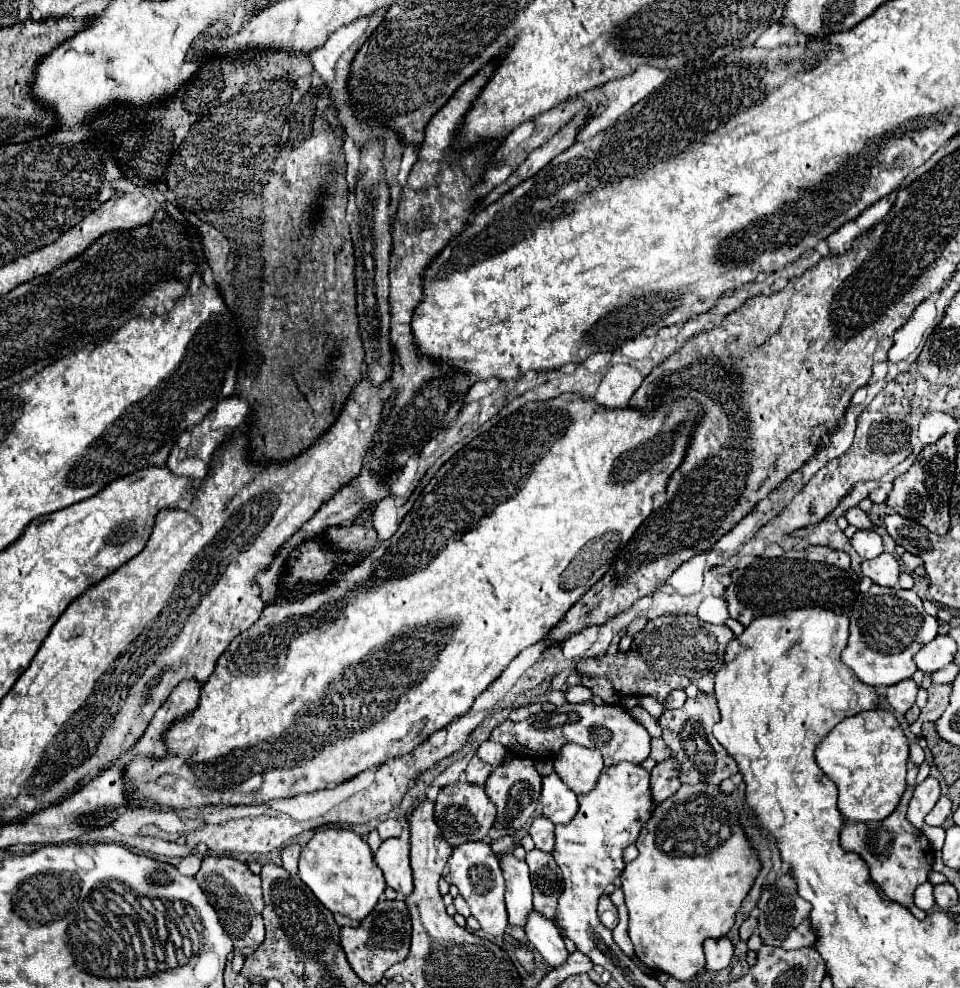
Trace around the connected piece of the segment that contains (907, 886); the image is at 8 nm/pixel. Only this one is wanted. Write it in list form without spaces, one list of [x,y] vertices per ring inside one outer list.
[[[909,764],[907,766],[907,790],[901,796],[899,806],[893,810],[893,814],[889,814],[889,818],[881,820],[881,822],[865,822],[865,824],[843,824],[841,828],[841,848],[845,852],[857,852],[869,866],[871,872],[871,880],[883,890],[883,894],[893,900],[899,902],[901,906],[905,906],[917,920],[923,920],[927,916],[927,912],[919,910],[913,904],[913,892],[919,884],[927,882],[927,876],[931,872],[931,864],[933,864],[933,848],[929,844],[929,840],[925,838],[923,832],[919,832],[917,828],[913,828],[905,814],[907,814],[907,804],[911,800],[913,794],[913,782],[917,778],[917,766]]]

